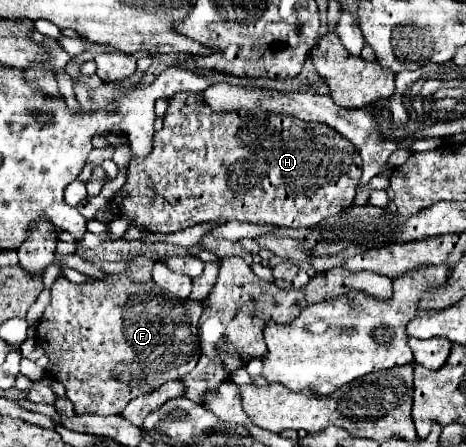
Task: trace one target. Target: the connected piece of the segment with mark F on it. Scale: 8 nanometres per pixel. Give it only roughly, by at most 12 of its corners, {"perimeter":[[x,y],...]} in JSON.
{"perimeter":[[151,256],[51,288],[37,326],[77,414],[187,376],[201,300]]}

